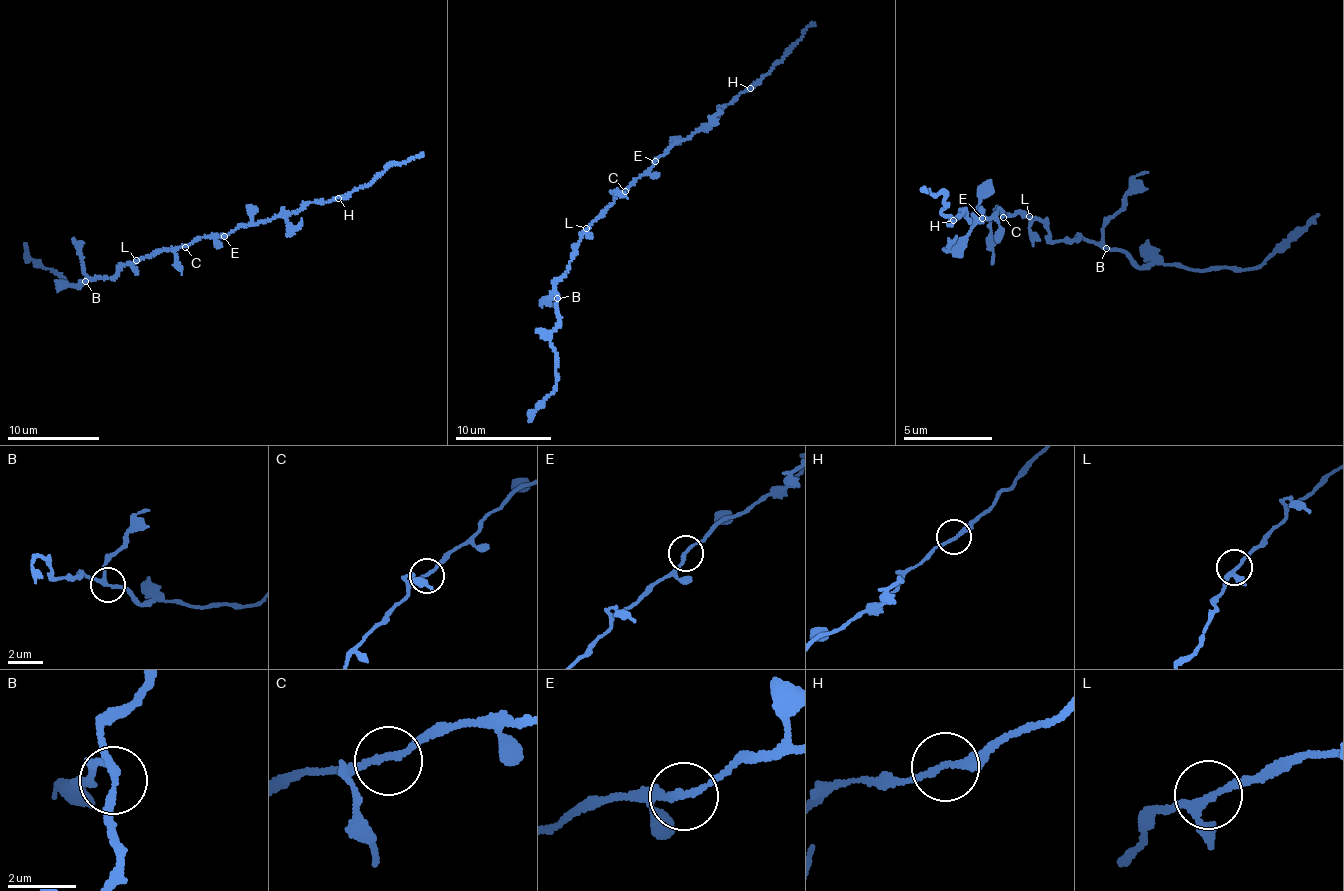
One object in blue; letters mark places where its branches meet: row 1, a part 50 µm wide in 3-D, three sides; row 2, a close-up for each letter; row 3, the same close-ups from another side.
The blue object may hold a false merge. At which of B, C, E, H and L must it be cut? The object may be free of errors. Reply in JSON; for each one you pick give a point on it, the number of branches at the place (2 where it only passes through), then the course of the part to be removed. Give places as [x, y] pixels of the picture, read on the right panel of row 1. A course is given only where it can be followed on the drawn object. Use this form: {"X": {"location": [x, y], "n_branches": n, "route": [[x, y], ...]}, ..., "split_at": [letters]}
{"split_at": []}

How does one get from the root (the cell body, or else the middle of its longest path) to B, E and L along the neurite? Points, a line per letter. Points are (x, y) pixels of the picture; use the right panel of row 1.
B: (1004, 215), (1002, 211), (1029, 216), (1045, 226), (1048, 236), (1057, 242), (1077, 234), (1104, 247)
E: (1004, 215), (998, 210), (997, 216), (991, 220), (982, 218)
L: (1004, 215), (1002, 211), (1029, 216)

